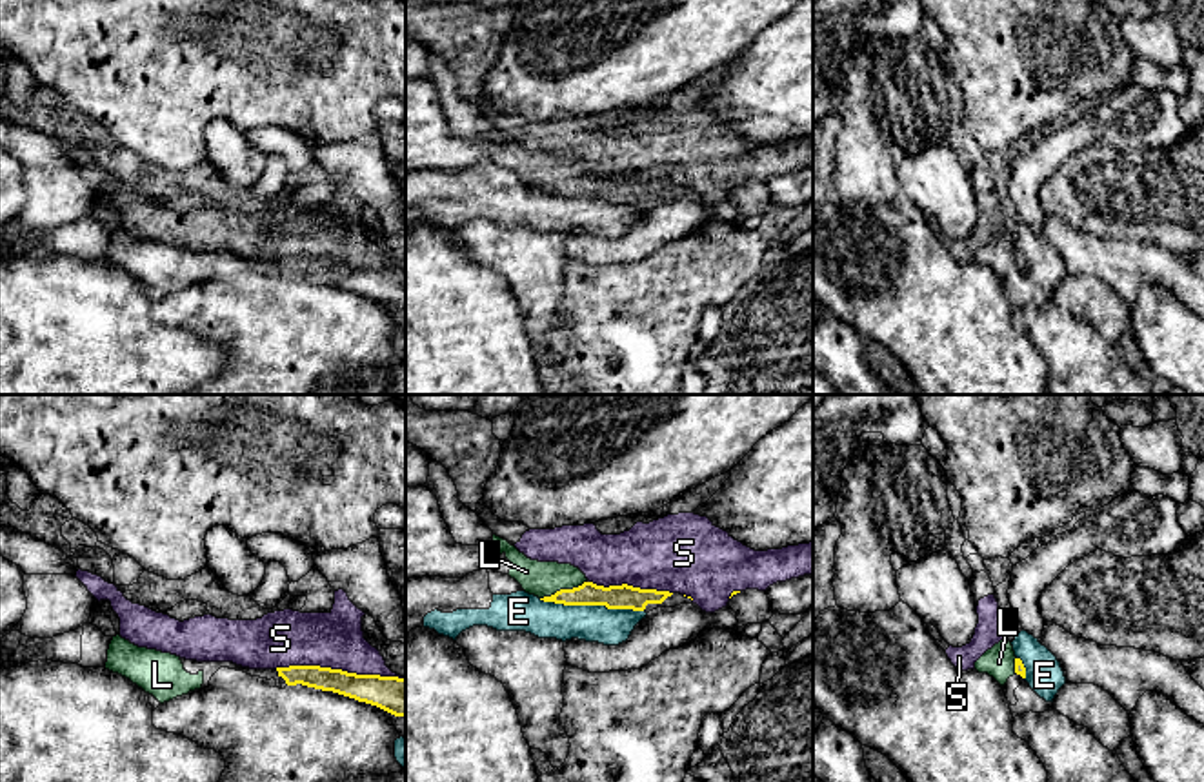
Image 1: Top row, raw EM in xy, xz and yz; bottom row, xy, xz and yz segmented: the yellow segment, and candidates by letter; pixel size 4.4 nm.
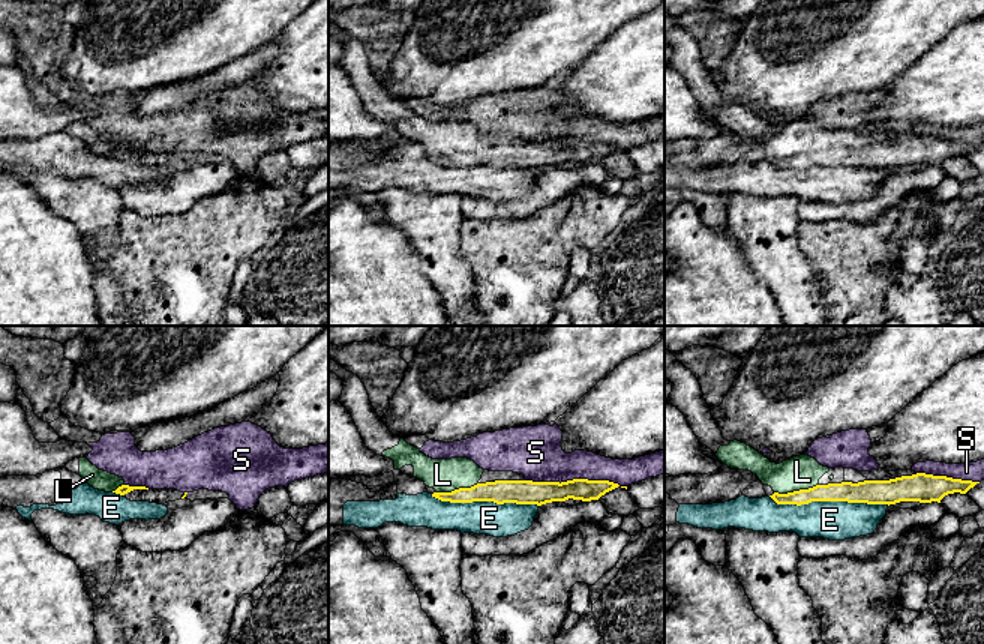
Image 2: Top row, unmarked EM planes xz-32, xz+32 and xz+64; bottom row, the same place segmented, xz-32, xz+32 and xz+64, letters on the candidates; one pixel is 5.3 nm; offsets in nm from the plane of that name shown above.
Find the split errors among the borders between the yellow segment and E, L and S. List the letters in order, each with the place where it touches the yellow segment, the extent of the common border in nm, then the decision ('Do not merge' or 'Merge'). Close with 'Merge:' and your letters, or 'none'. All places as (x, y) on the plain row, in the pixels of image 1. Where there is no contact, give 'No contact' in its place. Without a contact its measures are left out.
E: Touches yellow at xz (591, 197). Shared border 460 nm. Do not merge
L: Touches yellow at xz (562, 182). Shared border 220 nm. Merge
S: Touches yellow at xy (341, 262). Shared border 600 nm. Do not merge
Merge: L

